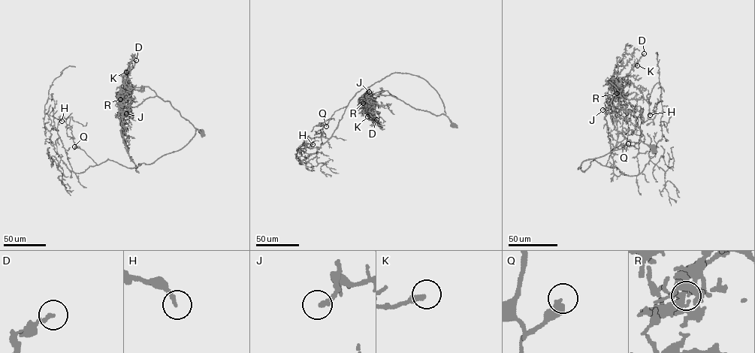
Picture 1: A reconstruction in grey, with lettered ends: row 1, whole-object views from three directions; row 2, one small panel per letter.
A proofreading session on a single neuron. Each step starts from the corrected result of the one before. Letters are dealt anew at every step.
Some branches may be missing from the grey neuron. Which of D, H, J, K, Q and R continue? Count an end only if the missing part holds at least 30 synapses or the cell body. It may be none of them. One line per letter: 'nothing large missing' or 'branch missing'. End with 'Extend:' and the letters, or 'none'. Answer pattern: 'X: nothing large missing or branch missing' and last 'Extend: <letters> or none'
D: nothing large missing
H: nothing large missing
J: nothing large missing
K: nothing large missing
Q: nothing large missing
R: nothing large missing
Extend: none

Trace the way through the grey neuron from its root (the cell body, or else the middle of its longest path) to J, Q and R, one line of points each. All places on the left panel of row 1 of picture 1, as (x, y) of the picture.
J: (202, 134), (169, 101), (156, 95), (130, 107), (124, 113), (126, 113)
Q: (202, 134), (195, 128), (194, 136), (182, 148), (132, 168), (108, 159), (97, 164), (74, 146)
R: (202, 134), (169, 101), (162, 100), (148, 86), (132, 89), (120, 99)

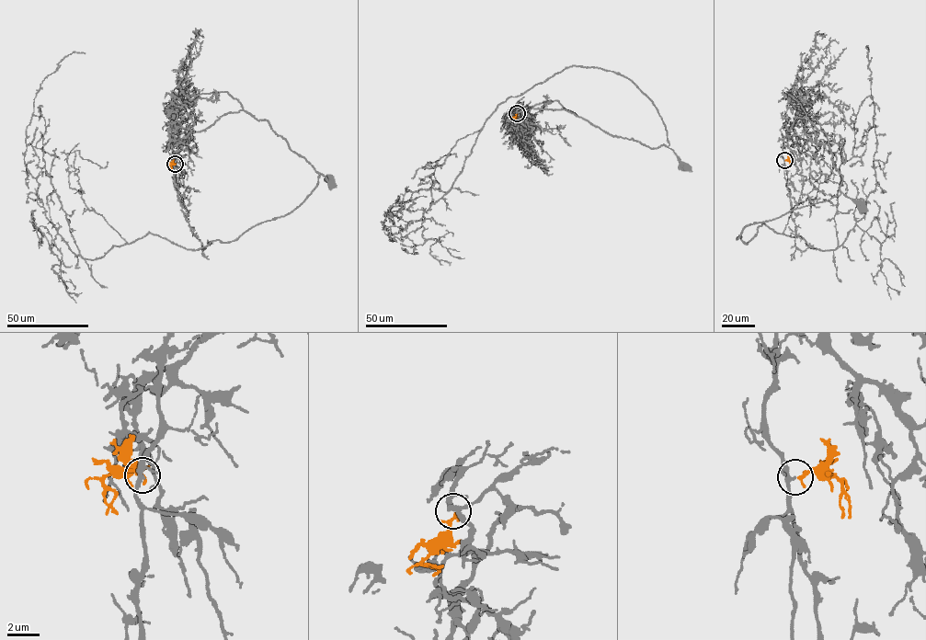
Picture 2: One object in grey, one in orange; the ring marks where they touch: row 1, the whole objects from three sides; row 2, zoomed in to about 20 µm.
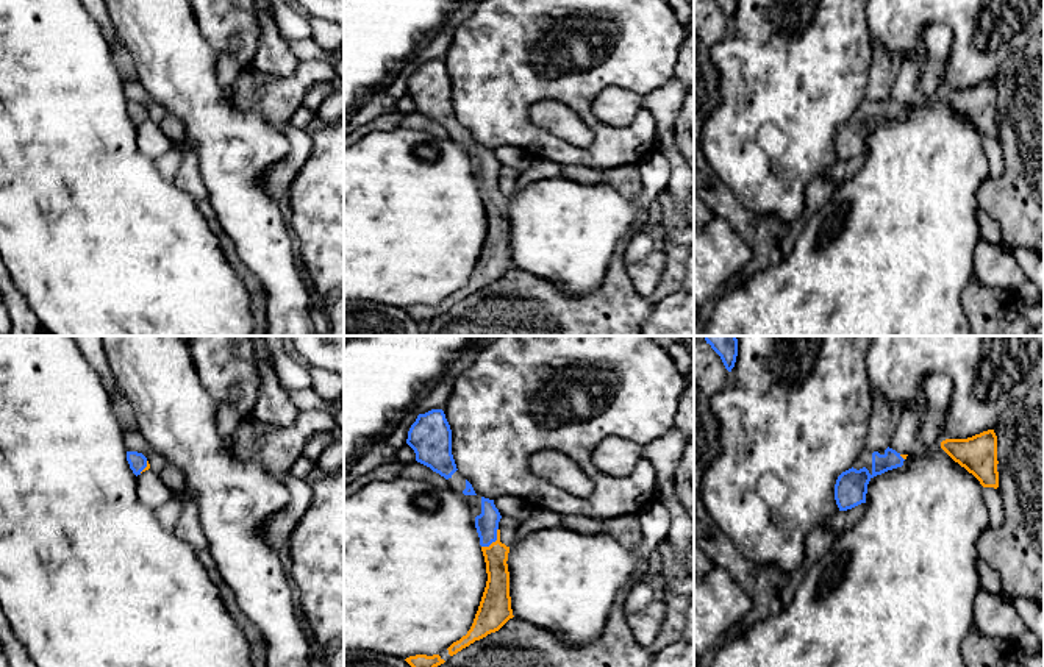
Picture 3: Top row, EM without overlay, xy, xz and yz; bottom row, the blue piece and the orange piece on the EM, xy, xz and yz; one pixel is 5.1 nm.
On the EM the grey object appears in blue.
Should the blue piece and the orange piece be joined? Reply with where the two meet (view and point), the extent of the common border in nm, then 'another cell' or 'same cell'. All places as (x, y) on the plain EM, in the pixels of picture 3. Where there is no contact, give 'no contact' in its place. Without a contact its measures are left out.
meets blue in xz at (494, 191); contact 130 nm long; same cell

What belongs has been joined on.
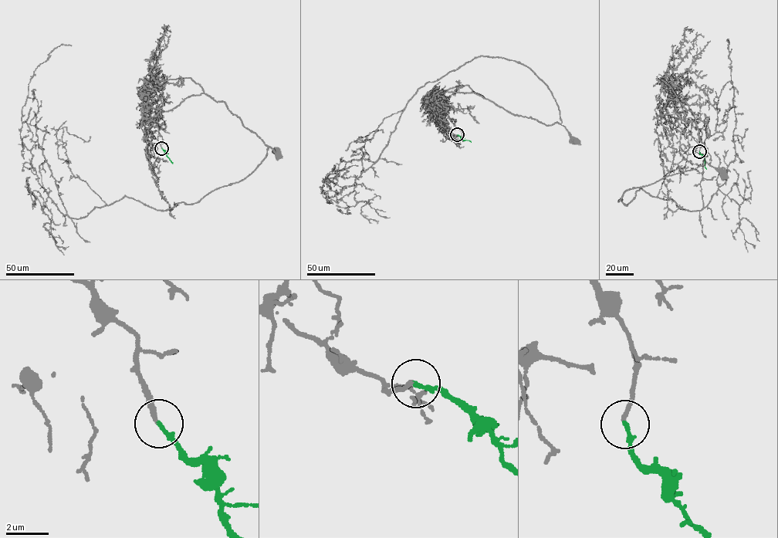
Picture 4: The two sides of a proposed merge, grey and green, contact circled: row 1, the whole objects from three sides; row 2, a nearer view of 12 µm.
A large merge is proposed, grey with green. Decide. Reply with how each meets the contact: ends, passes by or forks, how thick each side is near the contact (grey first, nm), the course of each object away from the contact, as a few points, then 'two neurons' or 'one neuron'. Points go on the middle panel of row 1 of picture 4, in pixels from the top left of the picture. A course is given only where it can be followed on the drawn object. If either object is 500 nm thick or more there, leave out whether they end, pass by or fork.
grey ends; green ends; calibres 190 and 200 nm; course grey (457, 134), (434, 117), (433, 104), (441, 92), (475, 93), (514, 114), (546, 125), (558, 123), (576, 140); course green (457, 134), (463, 140), (471, 142); one neuron

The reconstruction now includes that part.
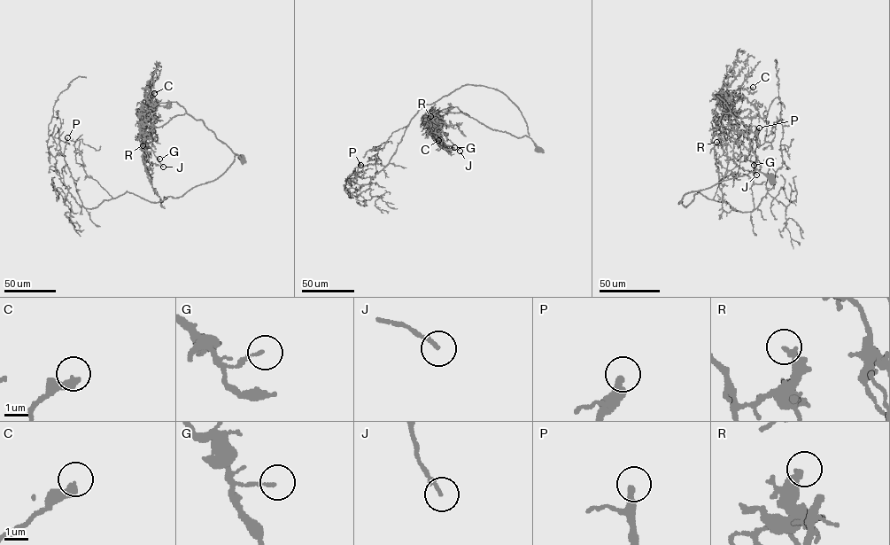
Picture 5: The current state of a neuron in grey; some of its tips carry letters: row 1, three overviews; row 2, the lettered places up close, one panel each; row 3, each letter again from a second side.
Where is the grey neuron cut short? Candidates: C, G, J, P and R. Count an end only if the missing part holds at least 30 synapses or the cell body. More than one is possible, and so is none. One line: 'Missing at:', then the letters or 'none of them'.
Missing at: C, P

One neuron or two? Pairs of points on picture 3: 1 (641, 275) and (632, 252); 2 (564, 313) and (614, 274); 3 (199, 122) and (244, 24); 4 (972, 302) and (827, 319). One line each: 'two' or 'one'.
1: two
2: one
3: two
4: two

